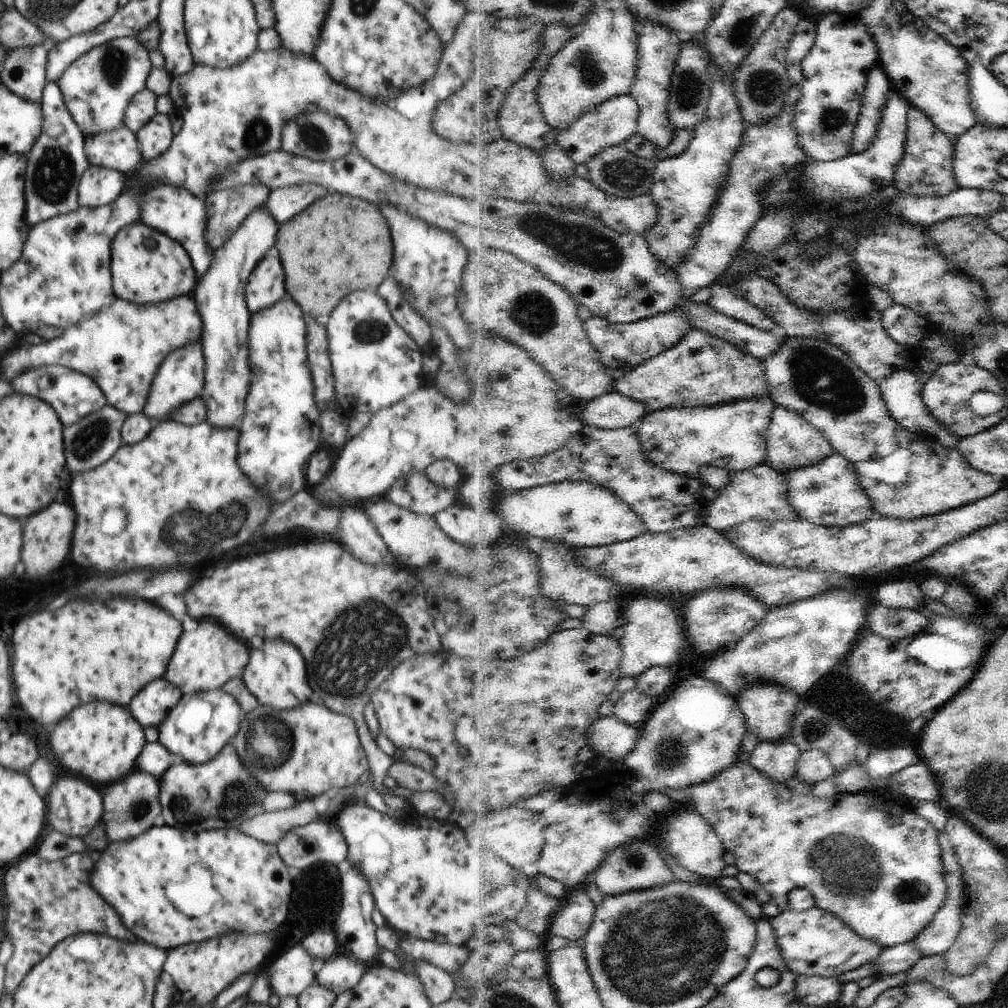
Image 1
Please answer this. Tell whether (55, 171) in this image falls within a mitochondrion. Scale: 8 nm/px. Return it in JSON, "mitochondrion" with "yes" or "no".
{"mitochondrion":"yes"}

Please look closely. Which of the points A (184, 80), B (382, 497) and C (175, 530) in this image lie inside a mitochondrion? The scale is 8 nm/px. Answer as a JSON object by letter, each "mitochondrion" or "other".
{"A":"other","B":"other","C":"mitochondrion"}

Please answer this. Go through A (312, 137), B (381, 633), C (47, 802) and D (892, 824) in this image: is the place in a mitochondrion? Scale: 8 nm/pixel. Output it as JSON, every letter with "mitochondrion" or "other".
{"A":"mitochondrion","B":"mitochondrion","C":"other","D":"other"}

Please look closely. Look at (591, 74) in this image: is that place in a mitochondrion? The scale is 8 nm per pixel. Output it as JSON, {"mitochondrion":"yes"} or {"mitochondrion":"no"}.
{"mitochondrion":"yes"}

